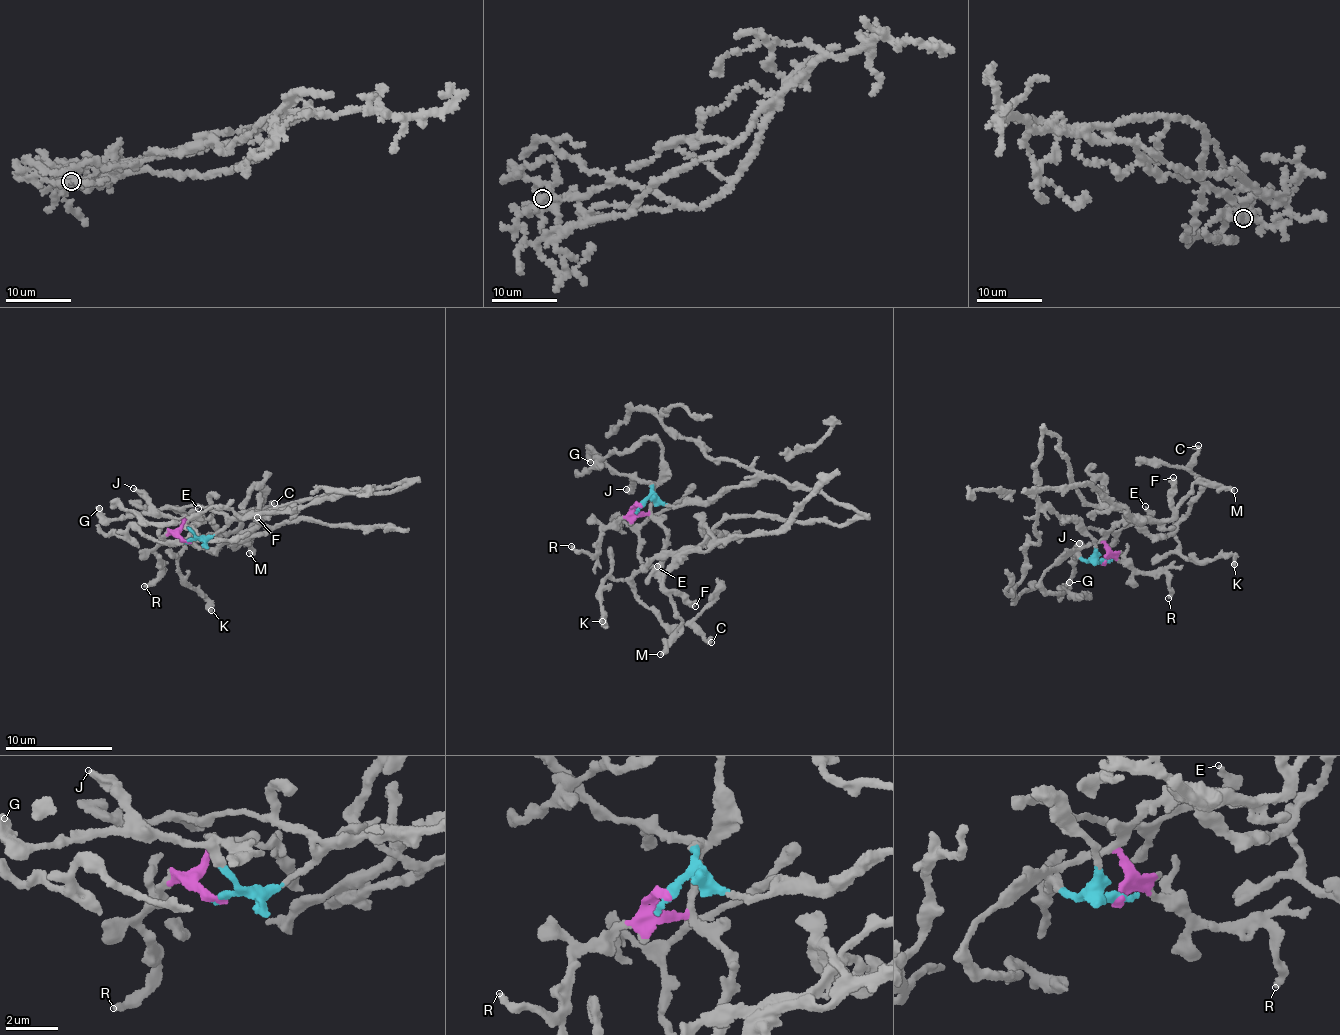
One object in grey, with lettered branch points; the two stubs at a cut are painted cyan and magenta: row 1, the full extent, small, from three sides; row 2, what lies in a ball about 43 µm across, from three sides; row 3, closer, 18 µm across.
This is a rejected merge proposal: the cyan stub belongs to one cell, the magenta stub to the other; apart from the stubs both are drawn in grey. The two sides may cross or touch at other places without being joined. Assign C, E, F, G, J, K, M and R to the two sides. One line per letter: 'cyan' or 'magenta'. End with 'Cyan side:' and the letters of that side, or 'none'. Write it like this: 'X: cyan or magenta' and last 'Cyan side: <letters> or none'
C: cyan
E: cyan
F: magenta
G: cyan
J: cyan
K: cyan
M: magenta
R: magenta
Cyan side: C, E, G, J, K

